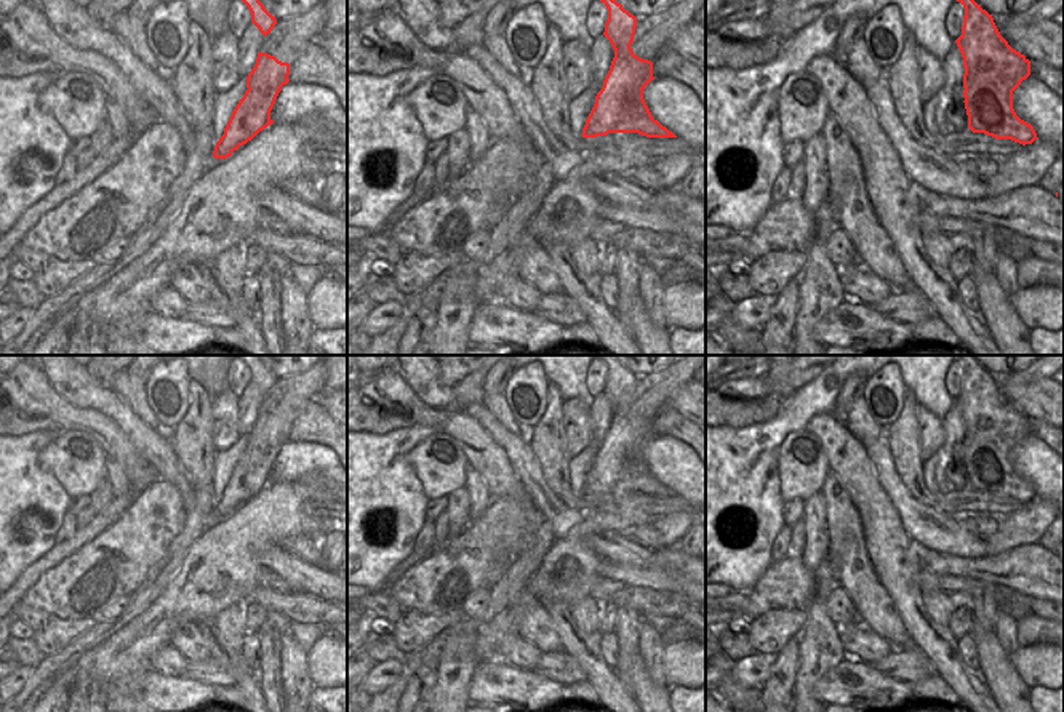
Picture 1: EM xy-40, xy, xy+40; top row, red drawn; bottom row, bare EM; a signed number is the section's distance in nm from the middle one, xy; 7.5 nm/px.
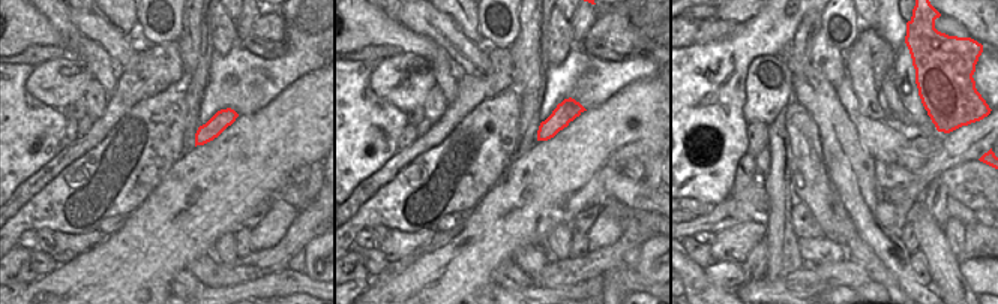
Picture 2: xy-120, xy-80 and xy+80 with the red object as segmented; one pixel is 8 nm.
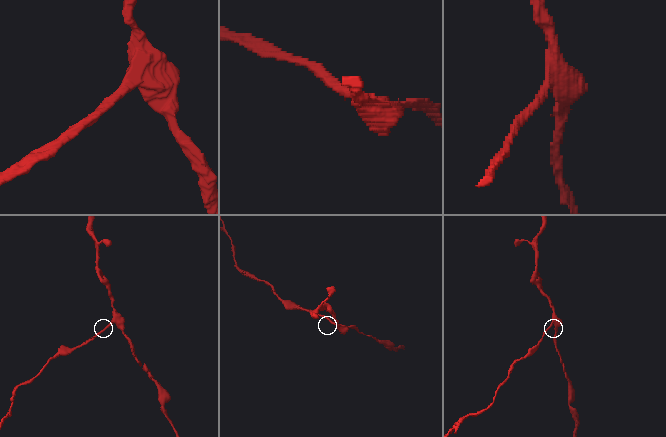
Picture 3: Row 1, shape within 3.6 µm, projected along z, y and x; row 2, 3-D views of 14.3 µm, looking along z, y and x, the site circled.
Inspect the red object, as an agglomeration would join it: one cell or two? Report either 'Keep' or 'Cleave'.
Cleave.

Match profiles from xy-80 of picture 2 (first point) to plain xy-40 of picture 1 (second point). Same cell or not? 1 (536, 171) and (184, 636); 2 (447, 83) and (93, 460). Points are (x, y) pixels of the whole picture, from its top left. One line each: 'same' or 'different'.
1: different
2: different

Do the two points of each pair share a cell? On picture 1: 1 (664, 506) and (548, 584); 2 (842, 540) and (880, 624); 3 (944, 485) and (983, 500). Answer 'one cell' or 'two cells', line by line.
1: one cell
2: one cell
3: two cells

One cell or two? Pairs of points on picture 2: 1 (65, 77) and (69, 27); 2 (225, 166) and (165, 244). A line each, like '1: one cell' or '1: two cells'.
1: two cells
2: one cell

